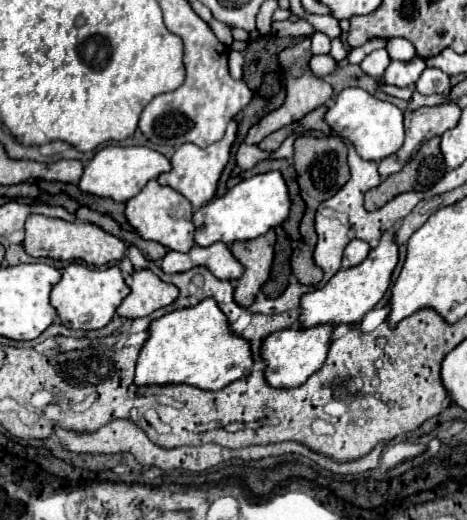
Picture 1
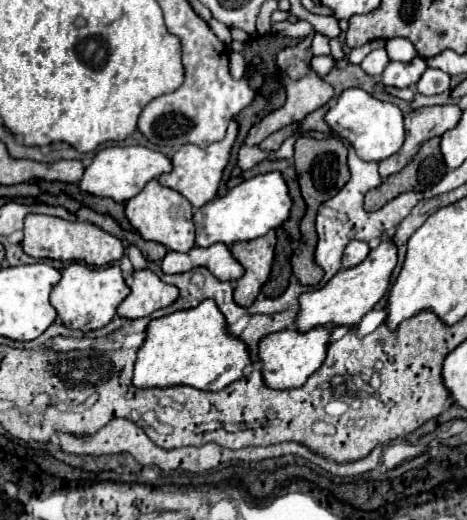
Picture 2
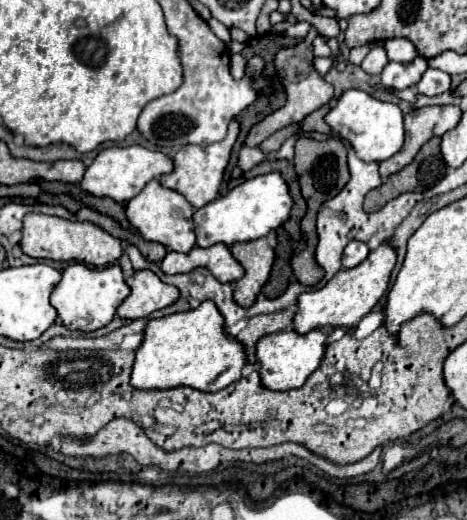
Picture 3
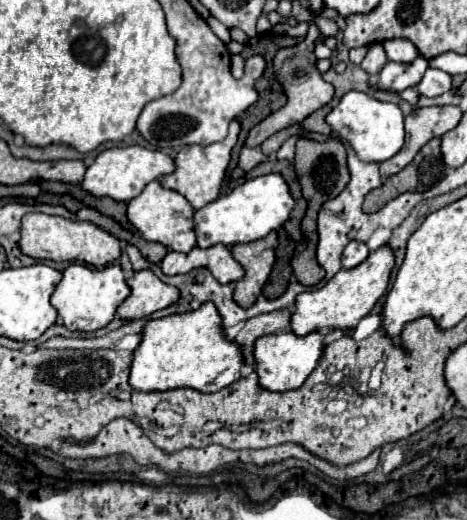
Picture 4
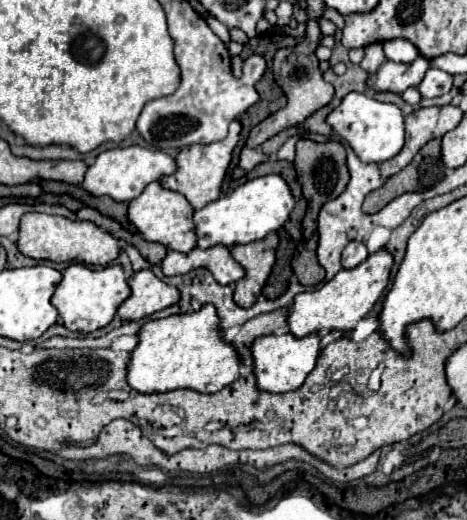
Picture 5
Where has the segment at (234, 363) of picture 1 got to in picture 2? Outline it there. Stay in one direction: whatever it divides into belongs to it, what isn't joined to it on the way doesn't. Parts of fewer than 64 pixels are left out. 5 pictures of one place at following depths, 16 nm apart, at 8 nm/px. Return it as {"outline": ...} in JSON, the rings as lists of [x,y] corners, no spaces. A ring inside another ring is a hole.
{"outline":[[[214,300],[200,306],[150,320],[144,344],[138,348],[132,384],[136,388],[168,388],[192,386],[216,392],[242,378],[242,370],[250,364],[248,348],[226,330],[226,320]]]}

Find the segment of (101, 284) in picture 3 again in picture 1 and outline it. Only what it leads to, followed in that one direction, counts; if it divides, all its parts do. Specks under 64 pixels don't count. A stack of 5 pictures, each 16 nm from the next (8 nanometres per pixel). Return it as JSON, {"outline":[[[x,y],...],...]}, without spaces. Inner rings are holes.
{"outline":[[[68,264],[62,270],[62,280],[50,292],[50,304],[56,308],[58,318],[66,328],[74,330],[98,330],[104,328],[116,314],[120,302],[128,296],[130,288],[126,286],[118,266],[106,268],[88,268],[84,264]]]}

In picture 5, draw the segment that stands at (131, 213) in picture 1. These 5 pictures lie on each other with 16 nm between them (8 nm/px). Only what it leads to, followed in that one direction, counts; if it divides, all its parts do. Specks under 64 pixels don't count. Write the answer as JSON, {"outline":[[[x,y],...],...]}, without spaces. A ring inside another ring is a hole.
{"outline":[[[160,182],[148,184],[144,192],[138,198],[134,198],[128,206],[128,218],[142,232],[144,240],[164,244],[168,250],[176,250],[184,254],[196,248],[196,232],[194,232],[192,214],[194,214],[194,208],[190,206],[190,202],[182,194],[162,188]]]}

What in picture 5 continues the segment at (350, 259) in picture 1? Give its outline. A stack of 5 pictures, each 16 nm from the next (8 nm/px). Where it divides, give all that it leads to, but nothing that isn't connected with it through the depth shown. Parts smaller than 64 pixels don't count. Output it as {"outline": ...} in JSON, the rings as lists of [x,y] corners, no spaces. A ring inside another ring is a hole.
{"outline":[[[350,242],[342,252],[342,268],[356,268],[368,258],[368,250],[362,242]]]}

